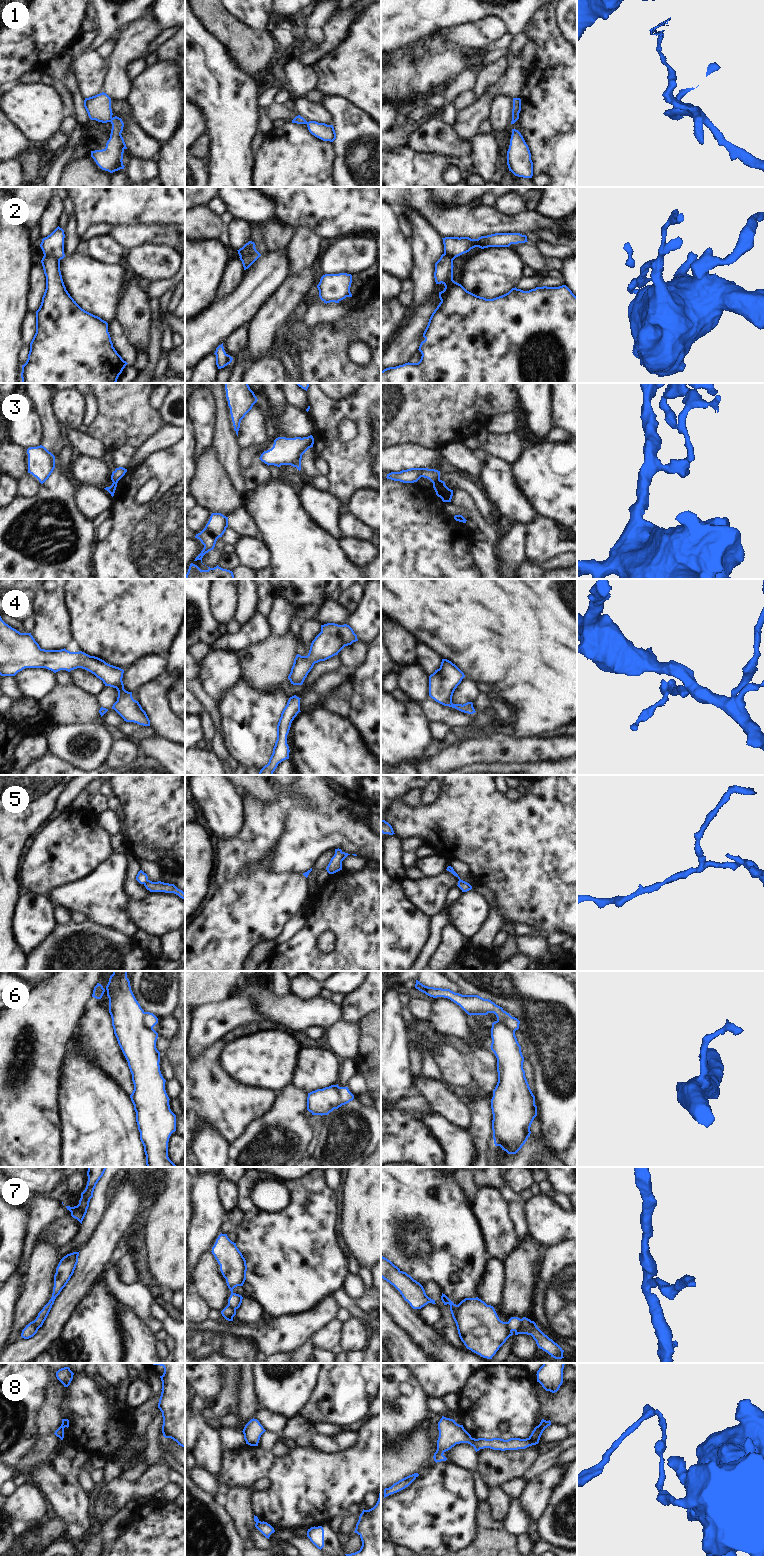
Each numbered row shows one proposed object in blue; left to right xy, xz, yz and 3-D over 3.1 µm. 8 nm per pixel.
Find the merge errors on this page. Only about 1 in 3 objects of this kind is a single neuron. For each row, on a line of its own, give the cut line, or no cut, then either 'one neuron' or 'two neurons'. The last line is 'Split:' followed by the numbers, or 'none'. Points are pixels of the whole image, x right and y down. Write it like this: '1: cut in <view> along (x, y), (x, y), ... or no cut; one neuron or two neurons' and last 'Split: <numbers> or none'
1: cut in xy along (112, 118), (109, 121); two neurons
2: cut in xz along (255, 248), (251, 253), (240, 256); two neurons
3: cut in yz along (439, 479), (433, 484); two neurons
4: no cut; one neuron
5: cut in xy along (148, 880), (144, 884); two neurons
6: cut in xz along (338, 1086), (339, 1102), (333, 1108); two neurons
7: cut in yz along (521, 1319), (514, 1330); two neurons
8: cut in yz along (538, 1425), (542, 1431); two neurons
Split: 1, 2, 3, 5, 6, 7, 8

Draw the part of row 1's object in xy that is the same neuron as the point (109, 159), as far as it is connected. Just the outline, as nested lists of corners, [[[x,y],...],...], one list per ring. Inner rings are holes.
[[[115,116],[110,122],[112,129],[106,147],[102,150],[91,151],[91,157],[102,170],[113,173],[124,169],[122,160],[124,150],[127,147],[121,135],[124,127],[122,119]]]

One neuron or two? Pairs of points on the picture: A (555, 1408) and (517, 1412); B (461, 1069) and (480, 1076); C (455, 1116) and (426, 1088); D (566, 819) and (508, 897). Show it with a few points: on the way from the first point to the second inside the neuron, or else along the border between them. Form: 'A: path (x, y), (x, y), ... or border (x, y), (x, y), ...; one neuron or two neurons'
A: border (535, 1387), (539, 1402), (537, 1425); two neurons
B: border (466, 1055), (473, 1082); two neurons
C: path (449, 1109), (433, 1093); one neuron
D: path (566, 838), (527, 878); one neuron

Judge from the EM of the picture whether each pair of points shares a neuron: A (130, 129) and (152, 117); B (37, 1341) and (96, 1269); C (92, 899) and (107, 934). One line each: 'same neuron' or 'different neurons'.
A: different neurons
B: same neuron
C: different neurons

